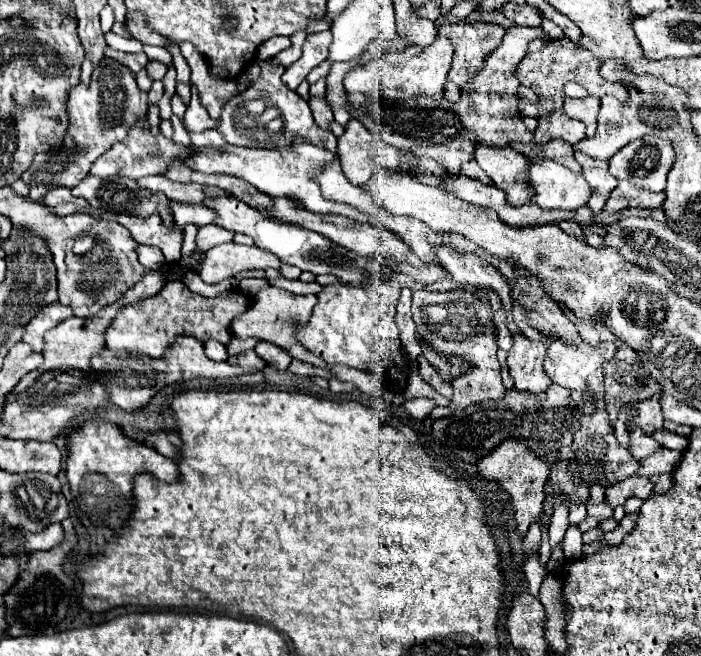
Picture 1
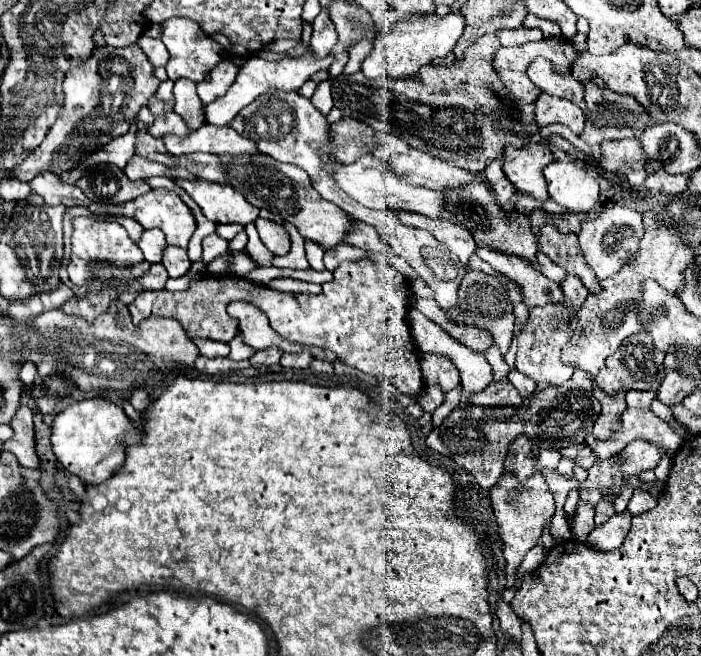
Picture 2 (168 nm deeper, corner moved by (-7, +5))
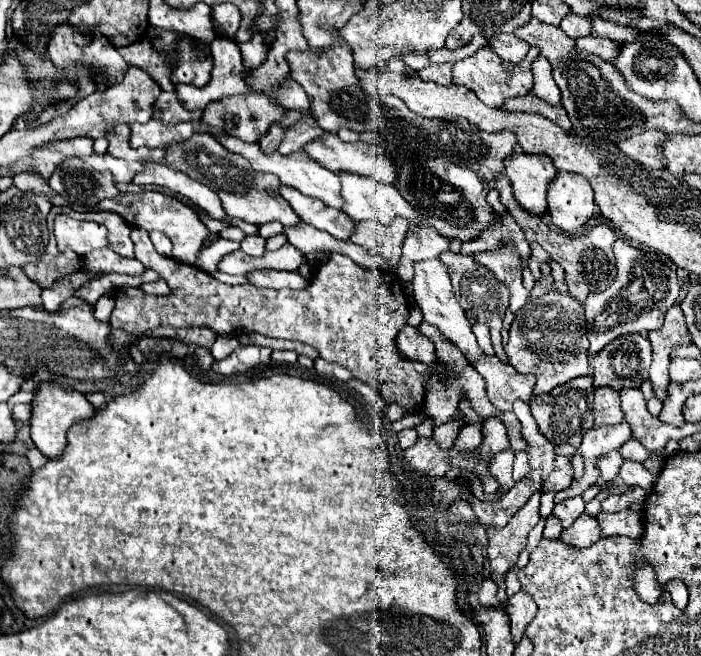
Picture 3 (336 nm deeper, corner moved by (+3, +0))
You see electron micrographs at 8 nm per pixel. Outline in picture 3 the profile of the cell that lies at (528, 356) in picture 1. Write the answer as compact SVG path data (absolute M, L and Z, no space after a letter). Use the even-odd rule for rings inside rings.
M551 290L537 300L529 300L529 304L525 304L525 308L515 314L515 320L509 328L509 342L505 346L505 354L507 362L517 372L535 376L537 382L533 394L539 396L577 376L593 374L587 348L589 342L585 336L583 304L567 294Z

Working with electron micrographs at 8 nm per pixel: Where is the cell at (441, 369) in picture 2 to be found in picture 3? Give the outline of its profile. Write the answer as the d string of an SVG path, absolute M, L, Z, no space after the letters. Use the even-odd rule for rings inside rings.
M421 324L419 332L435 342L437 364L441 364L441 372L429 372L425 376L425 404L423 404L423 412L429 418L435 420L435 426L439 426L445 420L451 420L455 416L455 406L461 400L461 394L467 395L472 408L483 419L489 417L499 418L503 412L496 408L485 396L485 381L481 380L481 375L465 360L465 356L461 352L457 352L457 348L441 348L441 334L433 326Z

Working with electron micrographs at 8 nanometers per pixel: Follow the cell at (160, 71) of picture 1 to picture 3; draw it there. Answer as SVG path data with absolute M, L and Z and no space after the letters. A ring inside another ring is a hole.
M151 26L149 30L153 48L169 58L173 84L181 82L191 84L195 88L203 88L209 82L213 70L213 56L203 50L197 52L193 38L157 26Z

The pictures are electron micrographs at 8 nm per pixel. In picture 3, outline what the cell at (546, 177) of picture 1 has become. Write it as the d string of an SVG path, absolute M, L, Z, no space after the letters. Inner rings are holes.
M557 172L549 182L547 206L553 224L567 234L575 234L595 214L593 188L581 174Z

